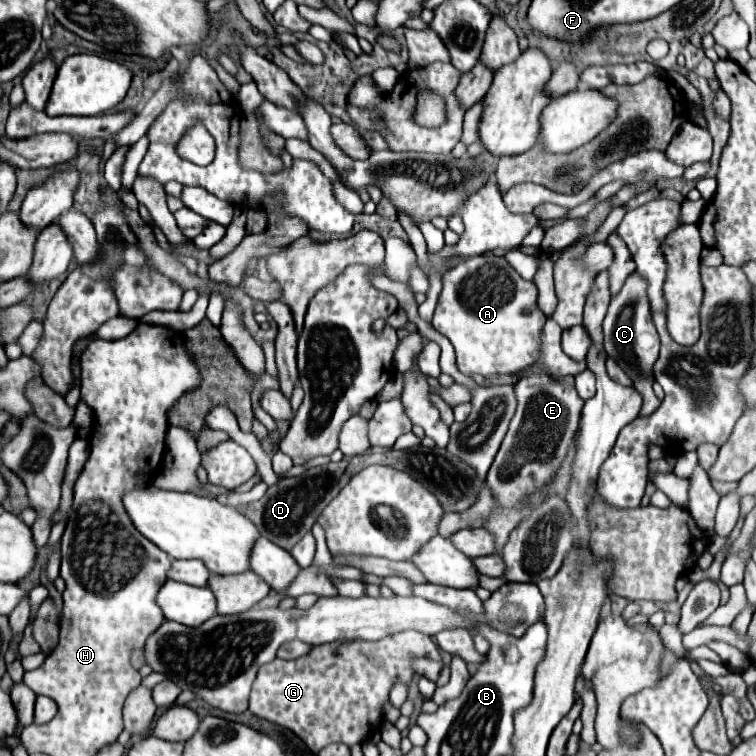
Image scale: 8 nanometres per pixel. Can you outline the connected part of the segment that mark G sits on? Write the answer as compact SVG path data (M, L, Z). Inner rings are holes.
M408 630L394 636L386 636L378 642L362 640L336 640L332 644L320 644L310 650L310 654L298 660L272 660L260 668L252 692L250 692L250 712L268 722L280 724L292 730L304 740L312 752L320 752L332 742L344 742L346 746L358 744L364 738L372 736L382 722L382 704L388 700L388 692L394 682L402 682L402 670L408 670L408 660L412 656L428 656L436 662L442 662L438 646L426 634Z

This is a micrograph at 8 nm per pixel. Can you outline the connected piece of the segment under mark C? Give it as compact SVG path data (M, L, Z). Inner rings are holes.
M636 274L628 276L624 288L618 296L612 298L608 306L608 314L604 318L604 350L610 358L614 358L620 368L630 376L630 380L638 380L640 376L652 376L652 368L658 360L660 340L658 332L652 324L650 304L646 296L646 282Z

